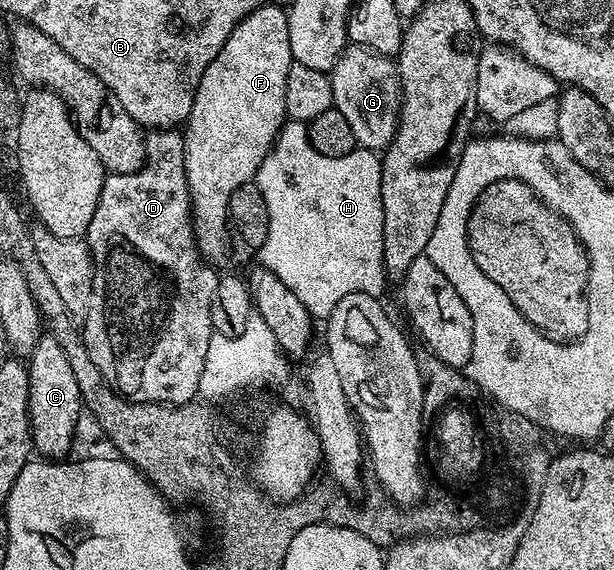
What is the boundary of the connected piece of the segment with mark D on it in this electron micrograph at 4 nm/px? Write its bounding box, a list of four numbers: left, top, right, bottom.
[81,129,219,406]

